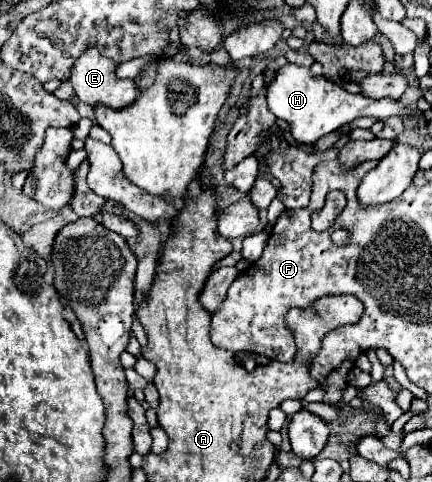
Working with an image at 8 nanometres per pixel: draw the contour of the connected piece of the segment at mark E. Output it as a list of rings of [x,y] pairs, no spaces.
[[[89,48],[75,62],[71,72],[71,86],[77,98],[89,106],[105,104],[113,110],[133,104],[139,96],[133,80],[115,78],[117,64],[109,58],[103,58],[97,48]]]

